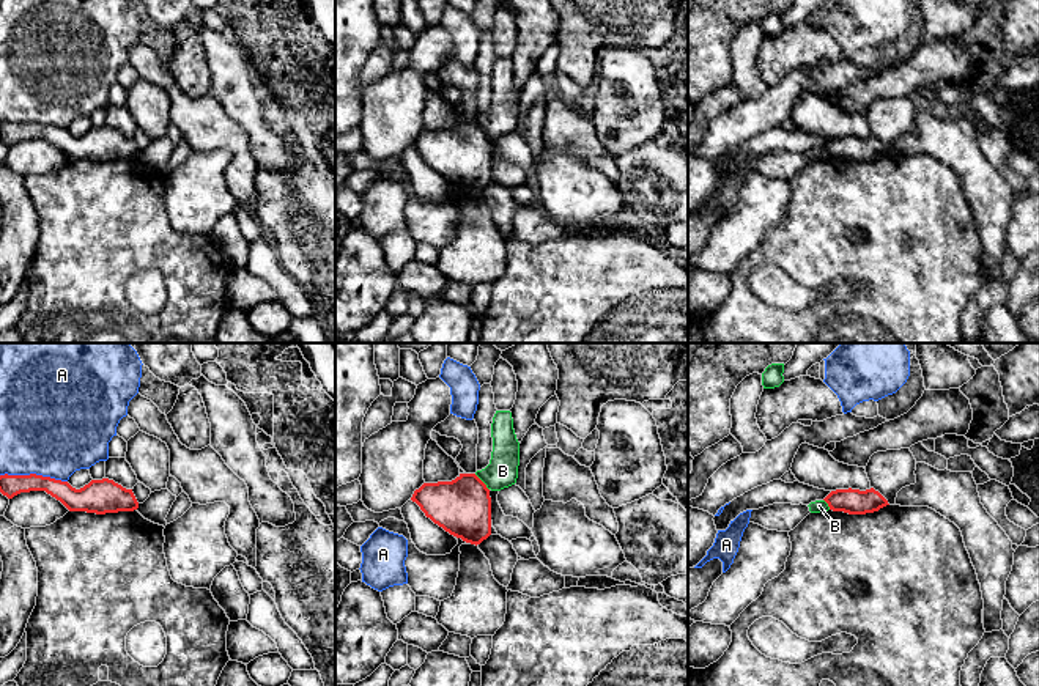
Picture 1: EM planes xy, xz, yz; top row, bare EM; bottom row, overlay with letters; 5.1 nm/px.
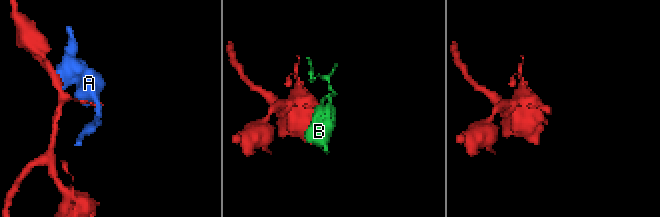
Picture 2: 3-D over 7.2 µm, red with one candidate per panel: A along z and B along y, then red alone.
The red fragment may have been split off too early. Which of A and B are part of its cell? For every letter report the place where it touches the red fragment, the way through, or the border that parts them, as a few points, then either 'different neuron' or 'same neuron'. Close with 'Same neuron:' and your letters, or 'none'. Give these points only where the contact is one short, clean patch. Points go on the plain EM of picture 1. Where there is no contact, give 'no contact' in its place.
A: contact xy (33, 121); different neuron
B: contact xz (482, 129); border xz (474, 121), (488, 137); different neuron
Same neuron: none

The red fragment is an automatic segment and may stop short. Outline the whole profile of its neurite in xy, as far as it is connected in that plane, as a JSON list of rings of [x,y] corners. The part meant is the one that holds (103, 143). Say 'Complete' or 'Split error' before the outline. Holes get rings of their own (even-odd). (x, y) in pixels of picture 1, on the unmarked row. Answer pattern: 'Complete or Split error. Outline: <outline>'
Complete. Outline: [[[36,121],[0,123],[0,140],[8,146],[30,138],[46,138],[60,148],[69,159],[105,162],[134,159],[139,156],[132,137],[126,137],[109,126],[91,127],[83,135],[76,137],[68,129]]]

